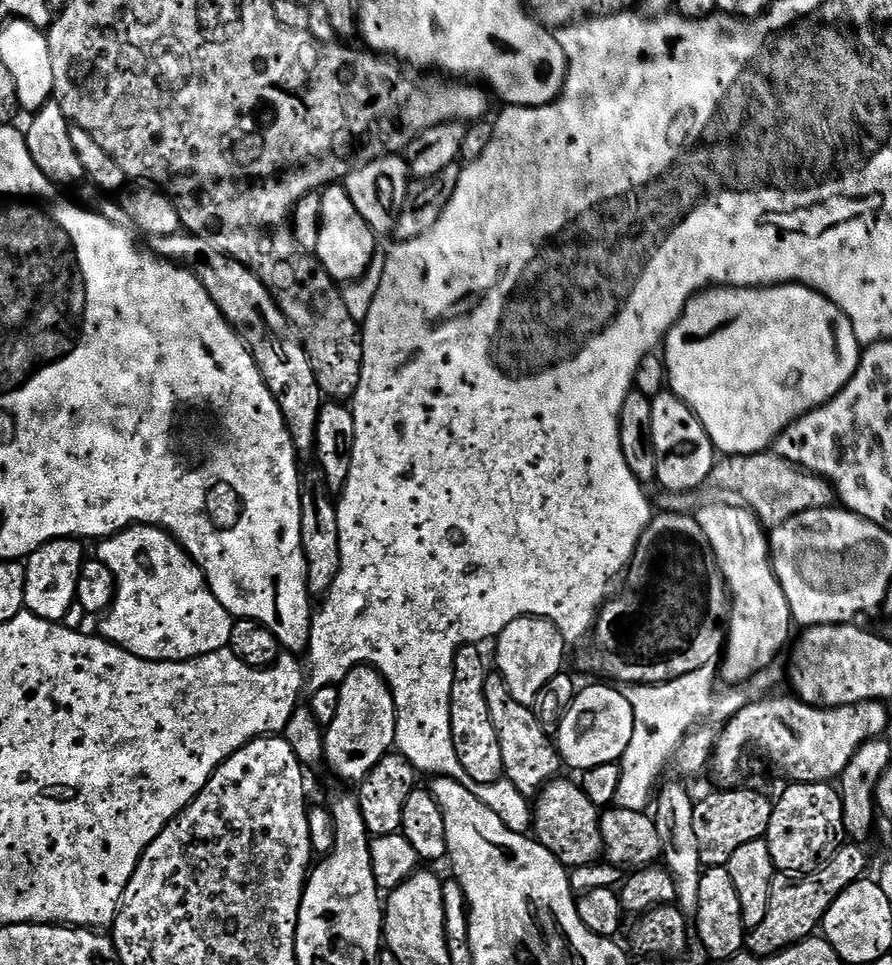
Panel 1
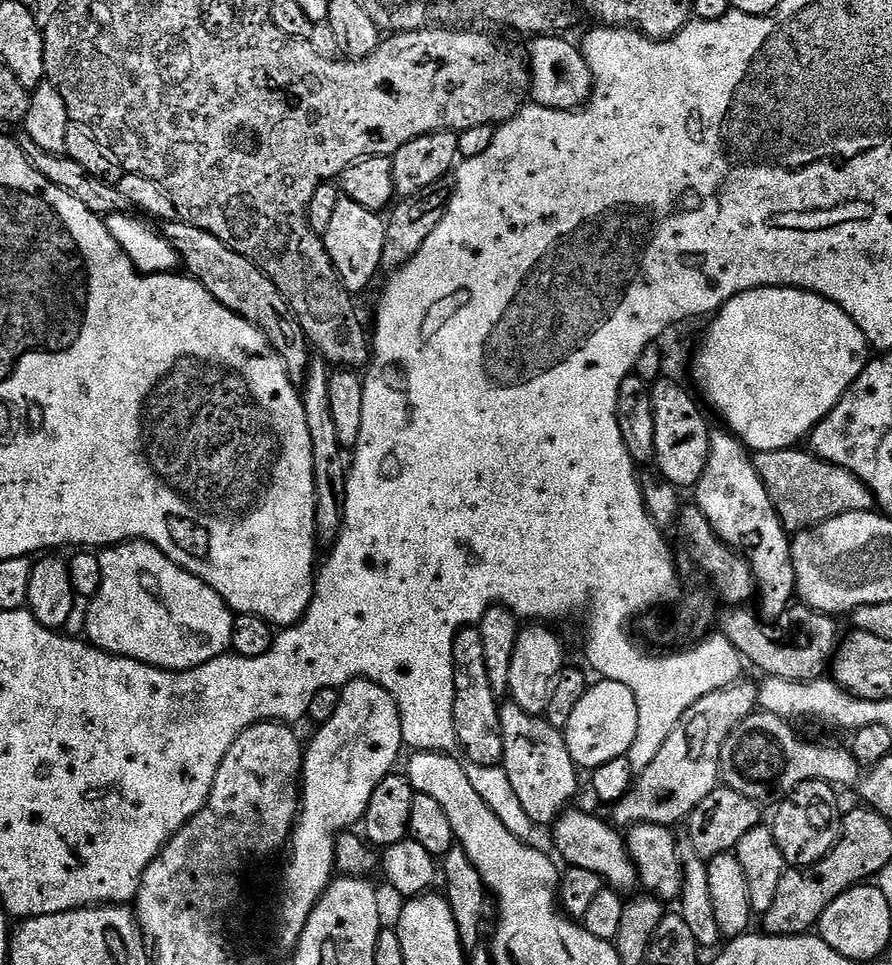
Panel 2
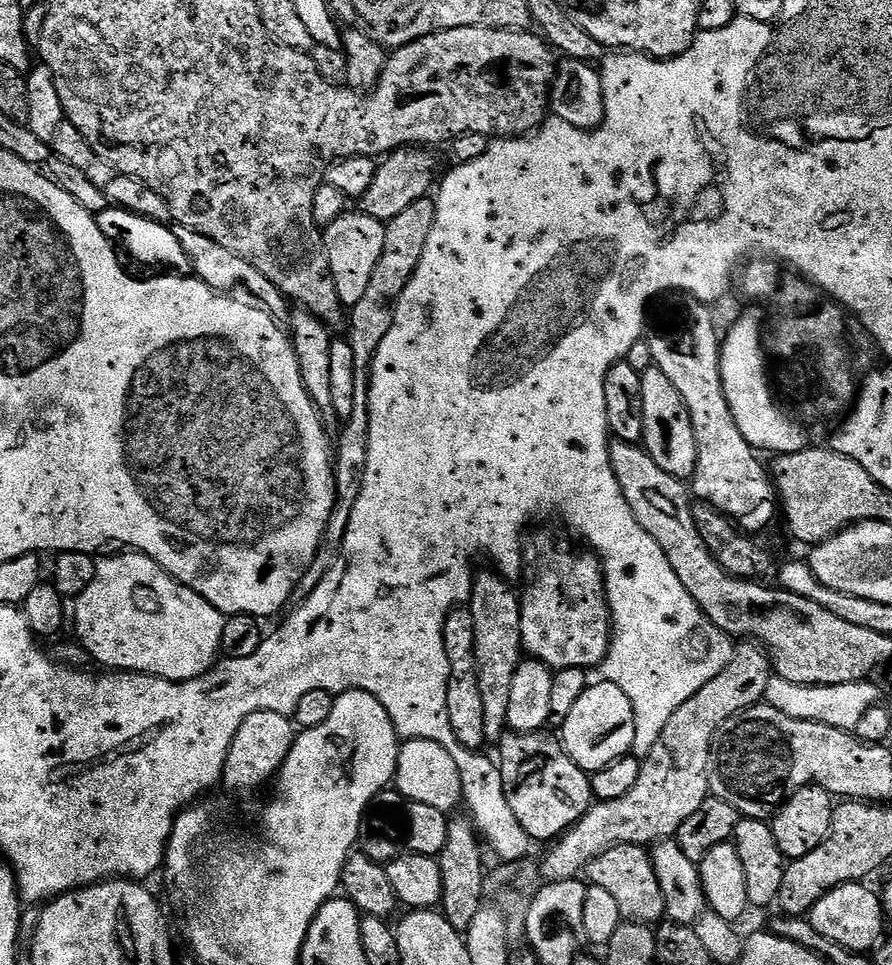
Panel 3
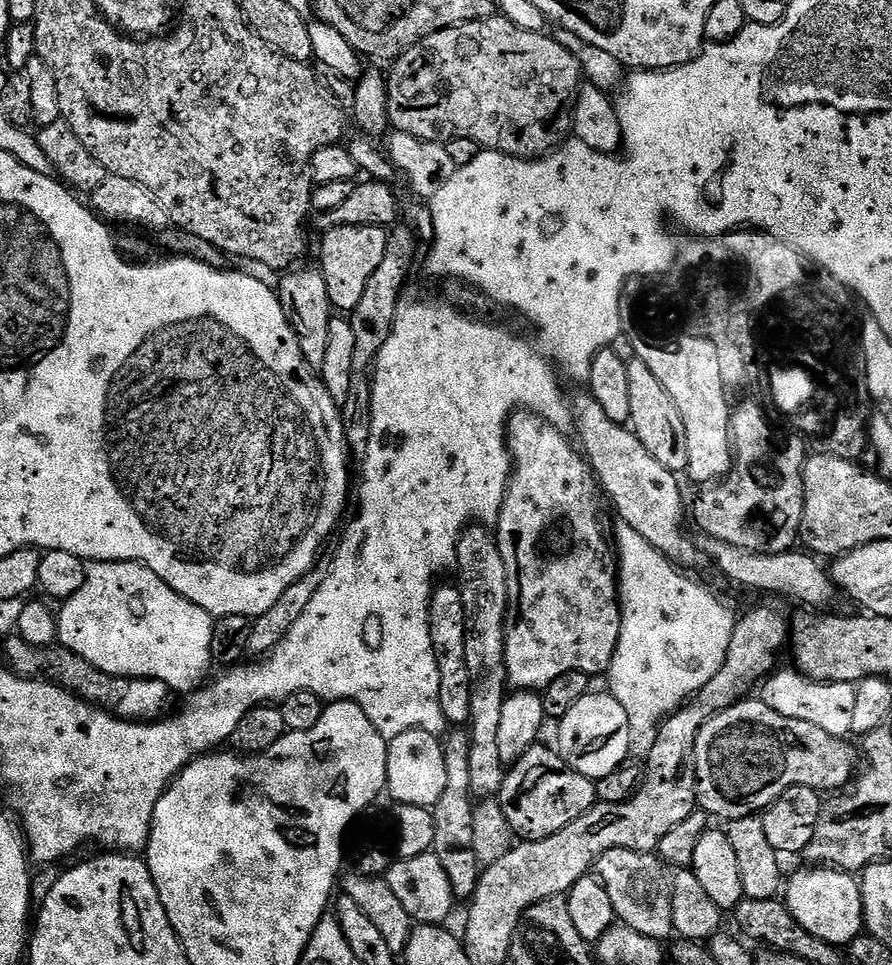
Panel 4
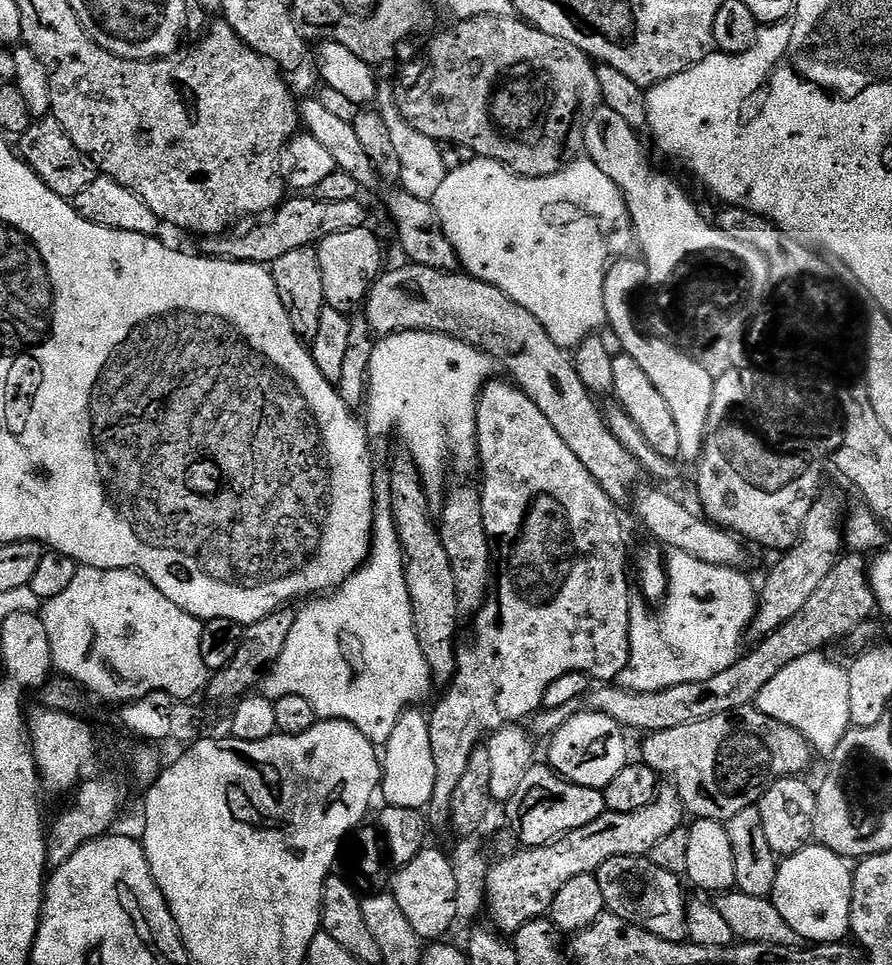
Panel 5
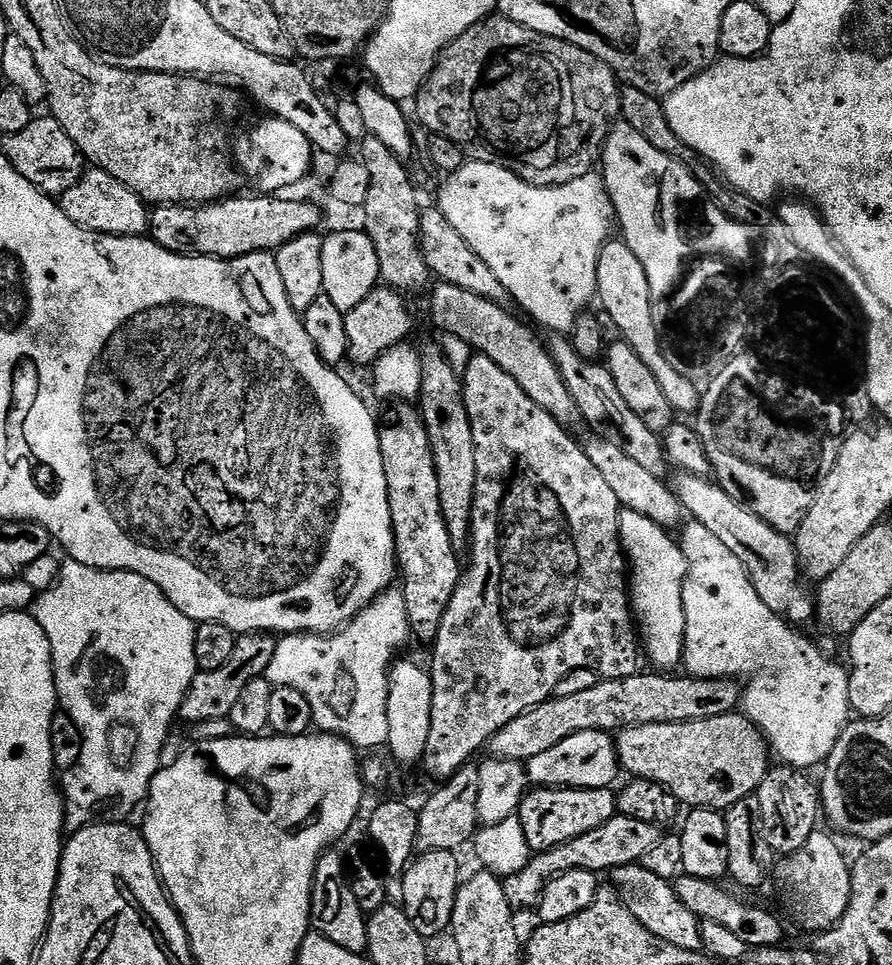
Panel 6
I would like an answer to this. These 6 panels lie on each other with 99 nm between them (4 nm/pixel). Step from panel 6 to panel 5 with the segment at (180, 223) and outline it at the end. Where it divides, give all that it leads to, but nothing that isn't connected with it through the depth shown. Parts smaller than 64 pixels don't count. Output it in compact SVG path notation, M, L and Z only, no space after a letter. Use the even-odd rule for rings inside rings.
M300 194L295 197L297 200L292 200L292 198L285 199L284 203L280 205L279 208L275 209L267 218L261 219L259 222L249 223L247 226L249 228L244 228L241 232L236 232L237 230L228 230L223 234L208 234L203 237L204 240L200 244L199 251L203 253L205 256L210 256L213 258L219 258L221 260L241 260L242 262L246 262L247 264L262 264L265 266L271 266L275 260L278 258L282 258L282 254L286 254L289 250L302 250L303 248L310 248L313 246L318 246L322 243L326 238L330 238L330 234L342 234L342 230L354 230L355 228L365 227L369 223L368 221L368 212L366 209L360 205L361 201L359 199L355 200L322 200L319 198L309 198L307 195Z

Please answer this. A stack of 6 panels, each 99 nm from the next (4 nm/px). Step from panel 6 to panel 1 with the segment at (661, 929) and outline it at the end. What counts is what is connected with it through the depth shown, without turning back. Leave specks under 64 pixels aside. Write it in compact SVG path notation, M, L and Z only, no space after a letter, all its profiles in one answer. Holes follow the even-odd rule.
M553 778L540 789L534 800L534 836L542 846L550 850L558 862L571 870L601 859L602 844L599 838L601 809L586 798L583 787L572 780Z

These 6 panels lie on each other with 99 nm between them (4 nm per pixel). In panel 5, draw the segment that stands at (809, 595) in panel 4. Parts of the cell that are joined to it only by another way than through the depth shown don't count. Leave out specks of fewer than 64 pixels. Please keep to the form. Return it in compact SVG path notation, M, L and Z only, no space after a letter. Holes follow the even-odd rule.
M644 488L636 496L636 512L644 528L660 546L669 544L672 550L686 550L702 562L734 568L743 565L745 545L733 533L709 522L699 511L691 512L680 500L656 488Z

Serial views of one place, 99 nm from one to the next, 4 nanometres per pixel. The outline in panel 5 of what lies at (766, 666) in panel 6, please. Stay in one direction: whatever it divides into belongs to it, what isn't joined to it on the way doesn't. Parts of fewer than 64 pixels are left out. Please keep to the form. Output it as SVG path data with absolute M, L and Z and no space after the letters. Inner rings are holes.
M675 550L674 558L676 564L667 565L668 594L659 605L660 613L655 616L644 602L633 603L630 610L630 658L618 681L619 687L630 692L657 692L686 682L706 682L706 678L714 678L722 667L720 644L740 640L744 632L746 636L756 615L757 589L752 589L751 582L740 573L739 567L727 568L702 562L694 554L686 554L686 550ZM823 651L811 652L784 668L778 680L780 709L775 709L774 715L778 722L801 732L817 753L831 754L852 727L850 678L845 665L835 664L824 655Z

